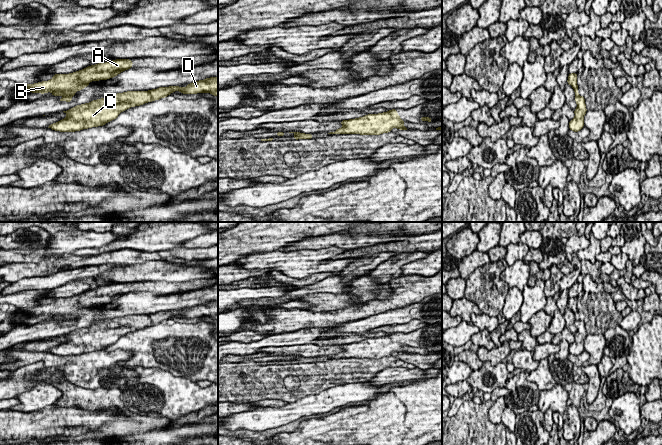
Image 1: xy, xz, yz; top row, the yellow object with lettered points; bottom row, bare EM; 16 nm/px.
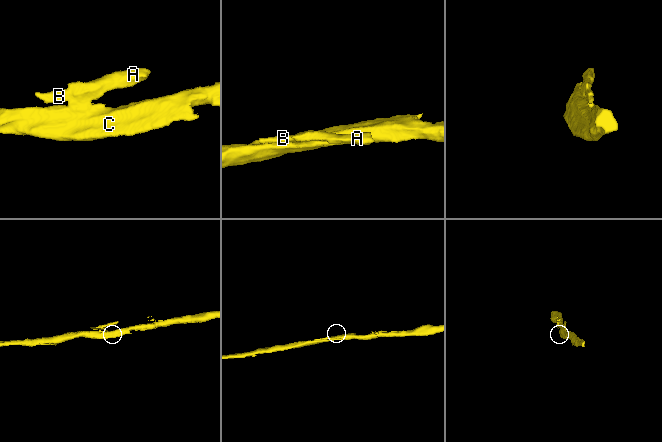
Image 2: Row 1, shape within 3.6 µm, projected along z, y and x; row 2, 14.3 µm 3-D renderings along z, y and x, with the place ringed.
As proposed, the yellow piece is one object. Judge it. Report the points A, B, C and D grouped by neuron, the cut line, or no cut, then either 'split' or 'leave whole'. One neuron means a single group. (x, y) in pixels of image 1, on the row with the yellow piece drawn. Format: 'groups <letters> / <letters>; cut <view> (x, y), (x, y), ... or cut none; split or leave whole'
groups A B / C D; cut yz (578, 95), (576, 97); split

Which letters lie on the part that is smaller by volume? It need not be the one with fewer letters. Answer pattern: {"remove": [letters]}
{"remove": ["A", "B"]}

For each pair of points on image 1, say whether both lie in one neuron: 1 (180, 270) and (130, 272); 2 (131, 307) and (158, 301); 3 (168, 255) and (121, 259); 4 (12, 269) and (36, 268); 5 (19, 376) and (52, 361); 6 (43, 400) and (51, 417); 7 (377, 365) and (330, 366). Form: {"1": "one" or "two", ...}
{"1": "one", "2": "one", "3": "one", "4": "one", "5": "two", "6": "two", "7": "one"}

